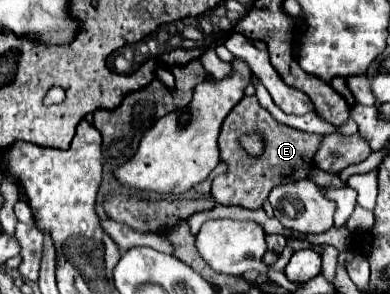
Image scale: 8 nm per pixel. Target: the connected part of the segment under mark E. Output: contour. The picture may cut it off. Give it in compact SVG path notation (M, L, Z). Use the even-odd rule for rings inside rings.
M255 95L243 97L243 101L239 101L231 109L231 113L227 115L221 127L219 151L221 151L221 159L229 165L229 169L225 175L213 179L211 195L221 205L241 205L247 209L259 209L263 201L269 197L269 191L273 191L273 187L309 177L315 165L313 155L317 153L323 139L325 135L307 133L307 131L299 131L283 123L277 123L271 117L271 113L259 105ZM241 135L261 135L265 143L265 151L259 157L253 157L247 151L243 151L239 143Z

